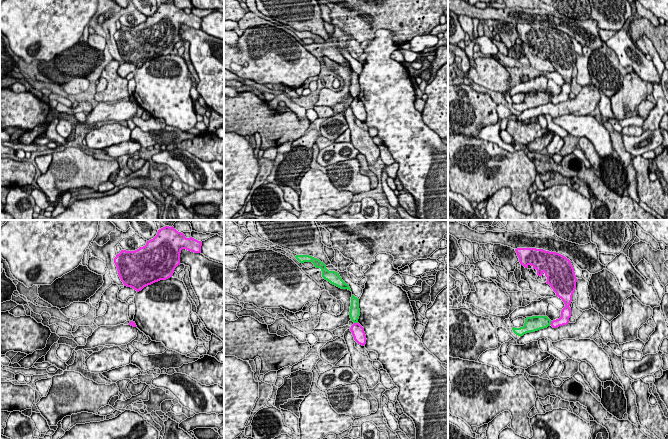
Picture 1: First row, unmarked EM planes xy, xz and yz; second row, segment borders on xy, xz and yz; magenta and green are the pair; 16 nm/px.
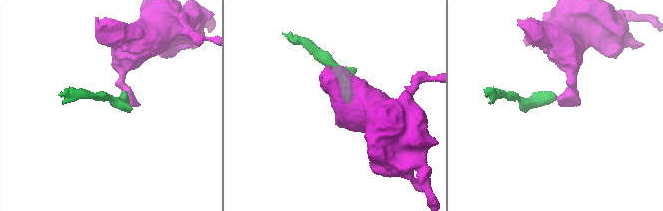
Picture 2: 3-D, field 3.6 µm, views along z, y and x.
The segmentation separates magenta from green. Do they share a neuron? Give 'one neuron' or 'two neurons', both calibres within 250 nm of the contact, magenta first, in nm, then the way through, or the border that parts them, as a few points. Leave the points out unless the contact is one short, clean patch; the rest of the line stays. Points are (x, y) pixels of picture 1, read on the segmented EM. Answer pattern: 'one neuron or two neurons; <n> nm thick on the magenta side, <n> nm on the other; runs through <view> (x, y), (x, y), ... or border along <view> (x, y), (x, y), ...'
two neurons; 160 nm thick on the magenta side, 240 nm on the other; border along yz (551, 321), (549, 324)

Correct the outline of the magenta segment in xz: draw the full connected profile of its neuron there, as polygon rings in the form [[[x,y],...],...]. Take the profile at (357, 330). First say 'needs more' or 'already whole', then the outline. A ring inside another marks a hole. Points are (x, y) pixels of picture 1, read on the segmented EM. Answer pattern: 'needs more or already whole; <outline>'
already whole; [[[354,323],[351,328],[350,331],[352,332],[352,335],[354,337],[354,340],[364,346],[366,344],[366,335],[364,332],[364,328],[359,324],[359,323]]]

